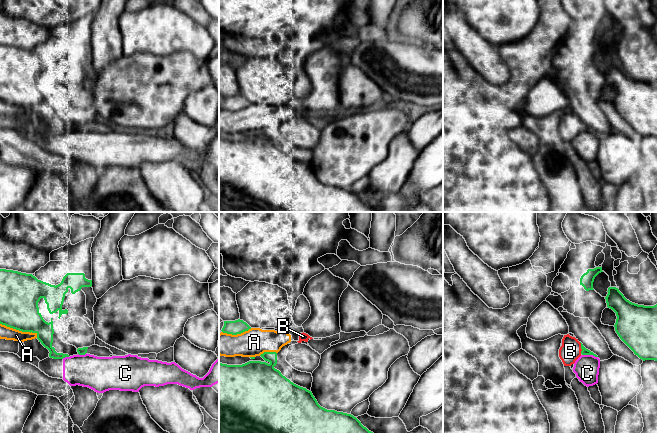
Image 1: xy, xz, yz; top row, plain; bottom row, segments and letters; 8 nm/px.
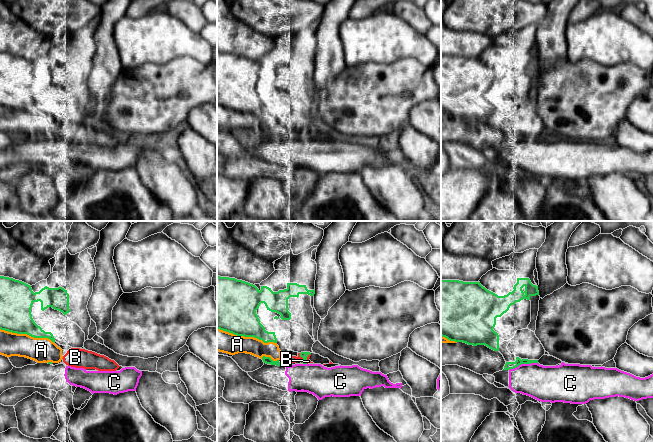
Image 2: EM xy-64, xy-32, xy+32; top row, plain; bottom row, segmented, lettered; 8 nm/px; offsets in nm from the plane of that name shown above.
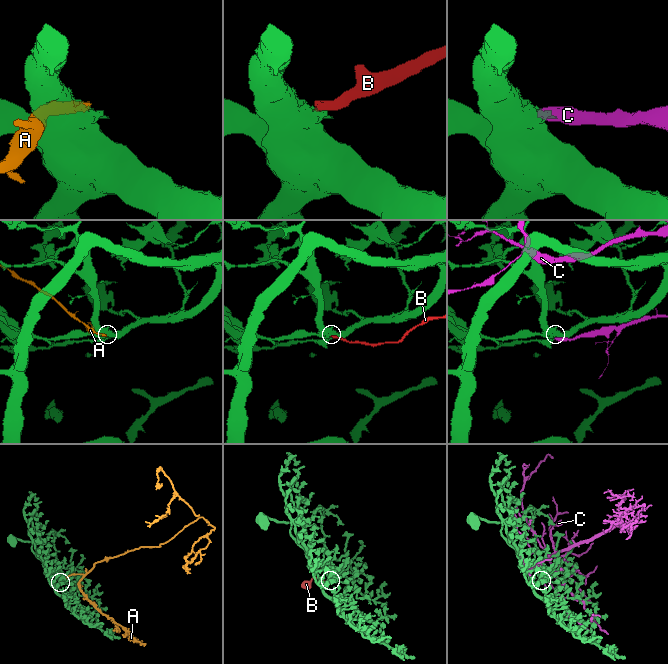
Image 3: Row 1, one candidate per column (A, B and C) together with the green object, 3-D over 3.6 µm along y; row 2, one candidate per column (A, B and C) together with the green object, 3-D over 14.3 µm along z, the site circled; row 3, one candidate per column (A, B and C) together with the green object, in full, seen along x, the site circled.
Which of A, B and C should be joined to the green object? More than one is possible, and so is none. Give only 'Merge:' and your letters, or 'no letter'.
Merge: no letter

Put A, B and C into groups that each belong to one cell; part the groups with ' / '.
A B / C

